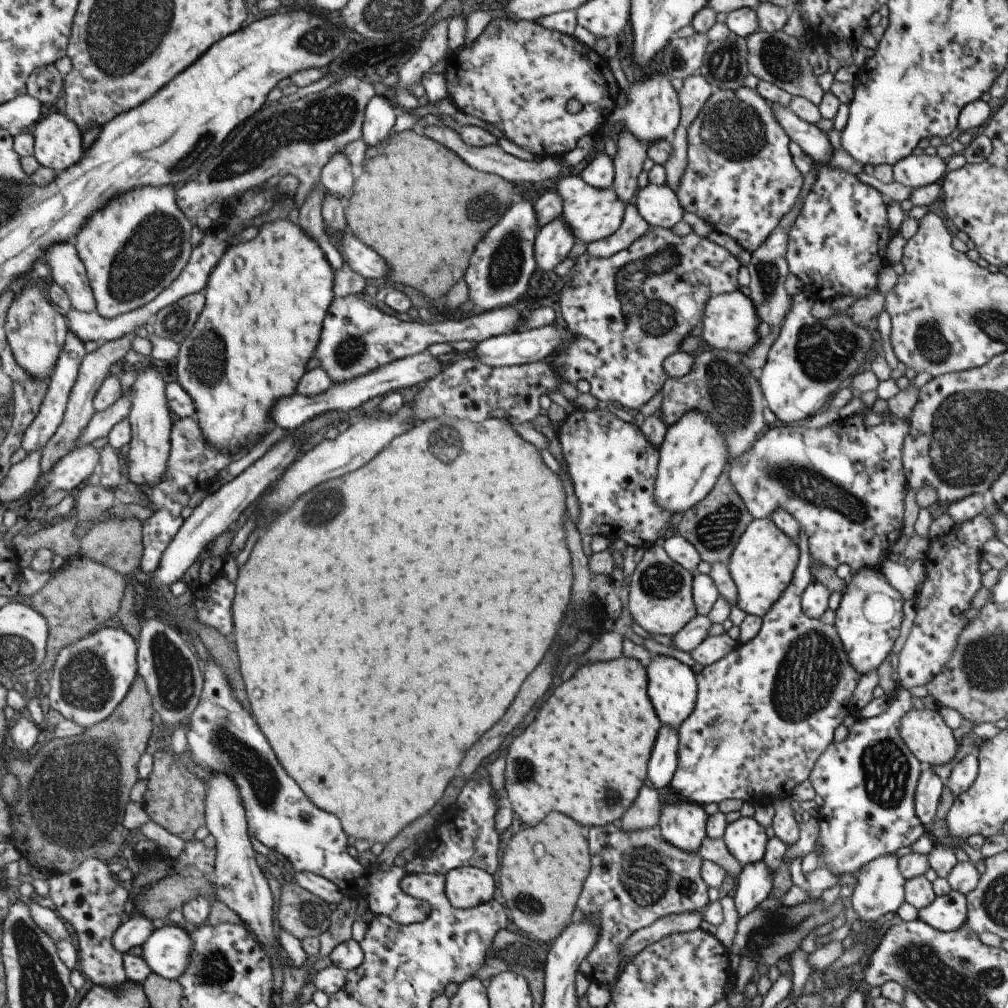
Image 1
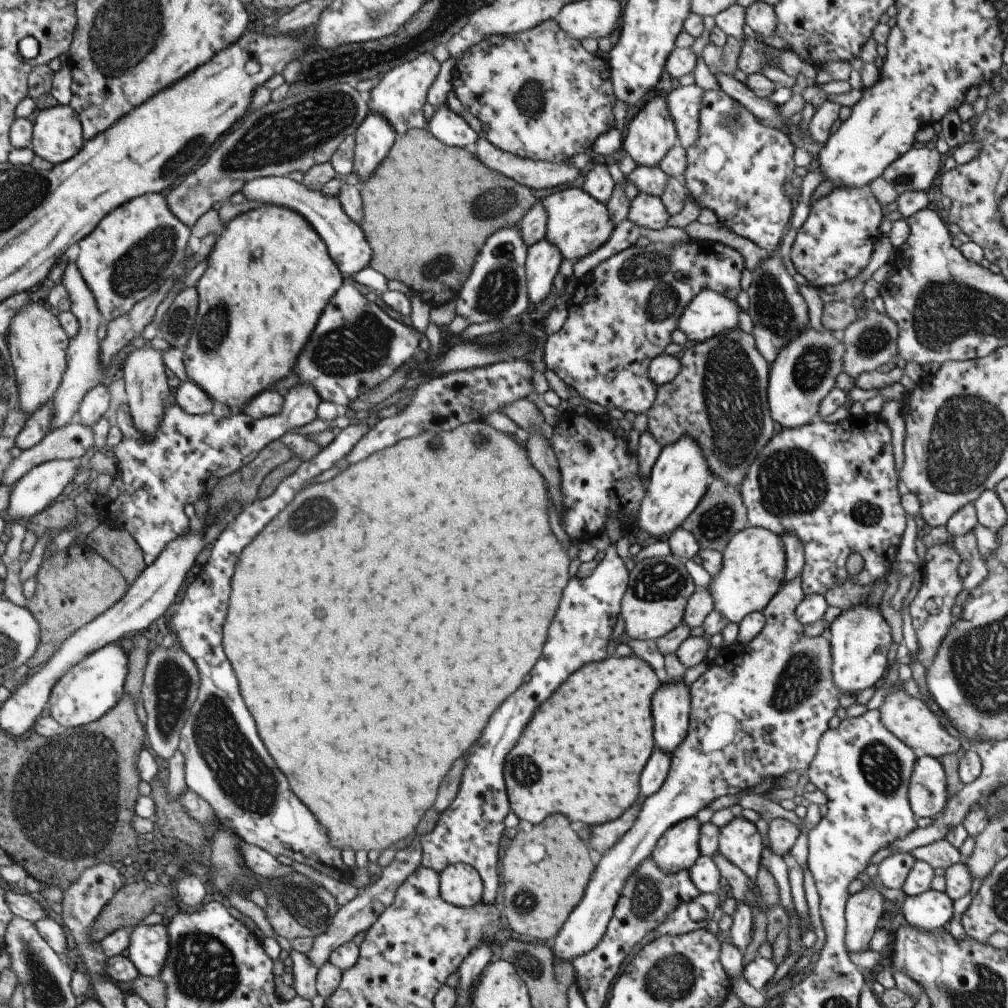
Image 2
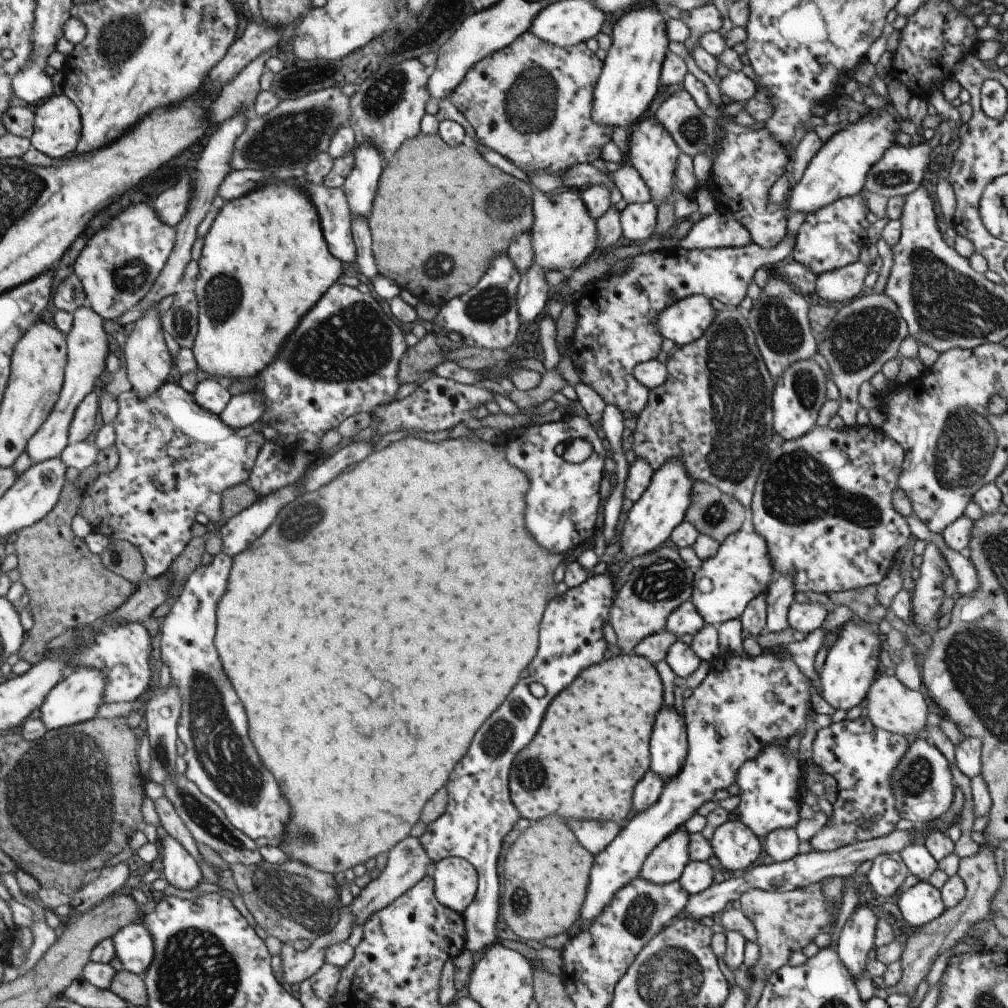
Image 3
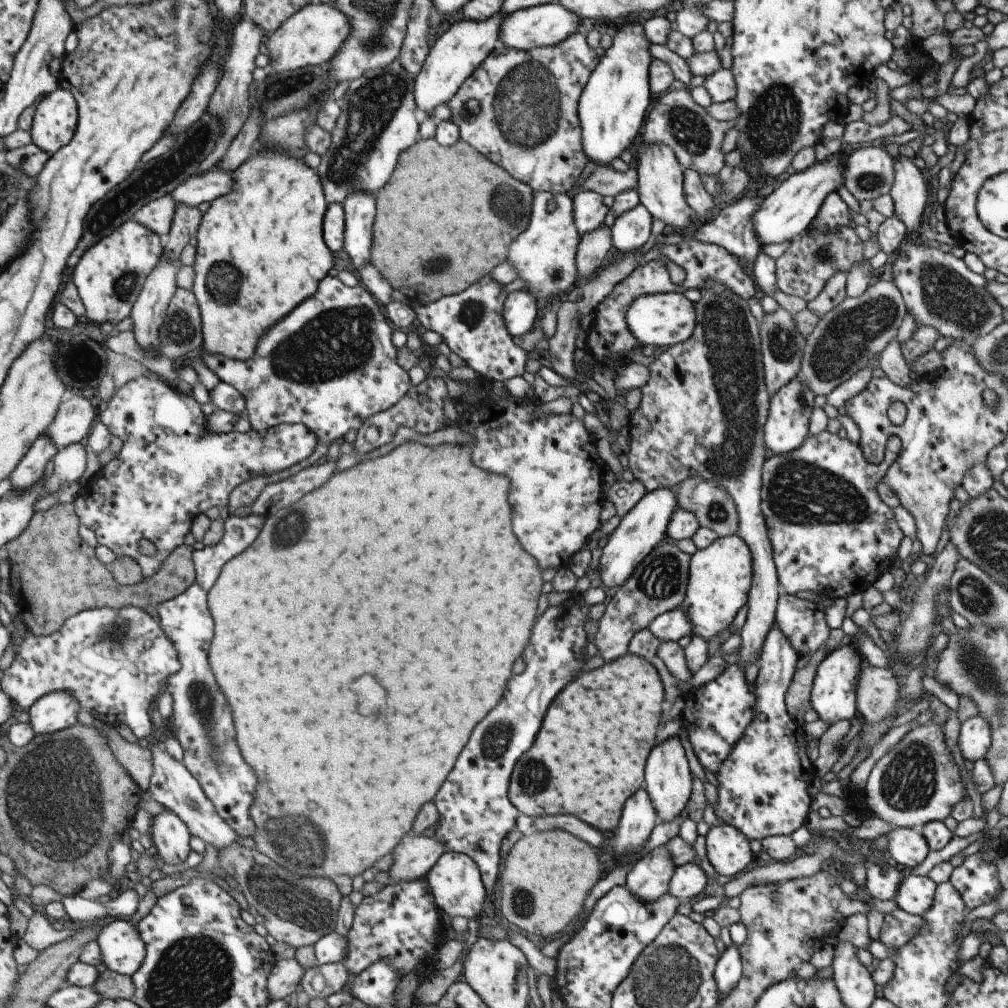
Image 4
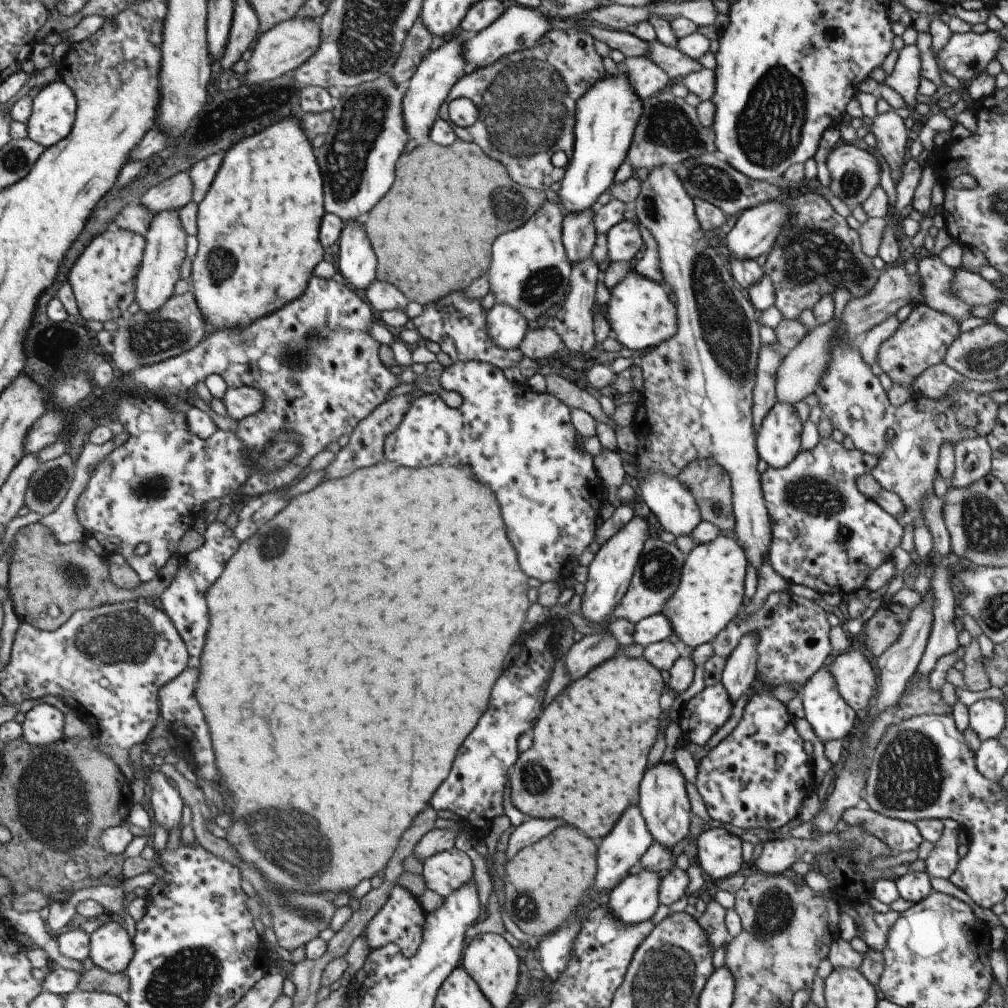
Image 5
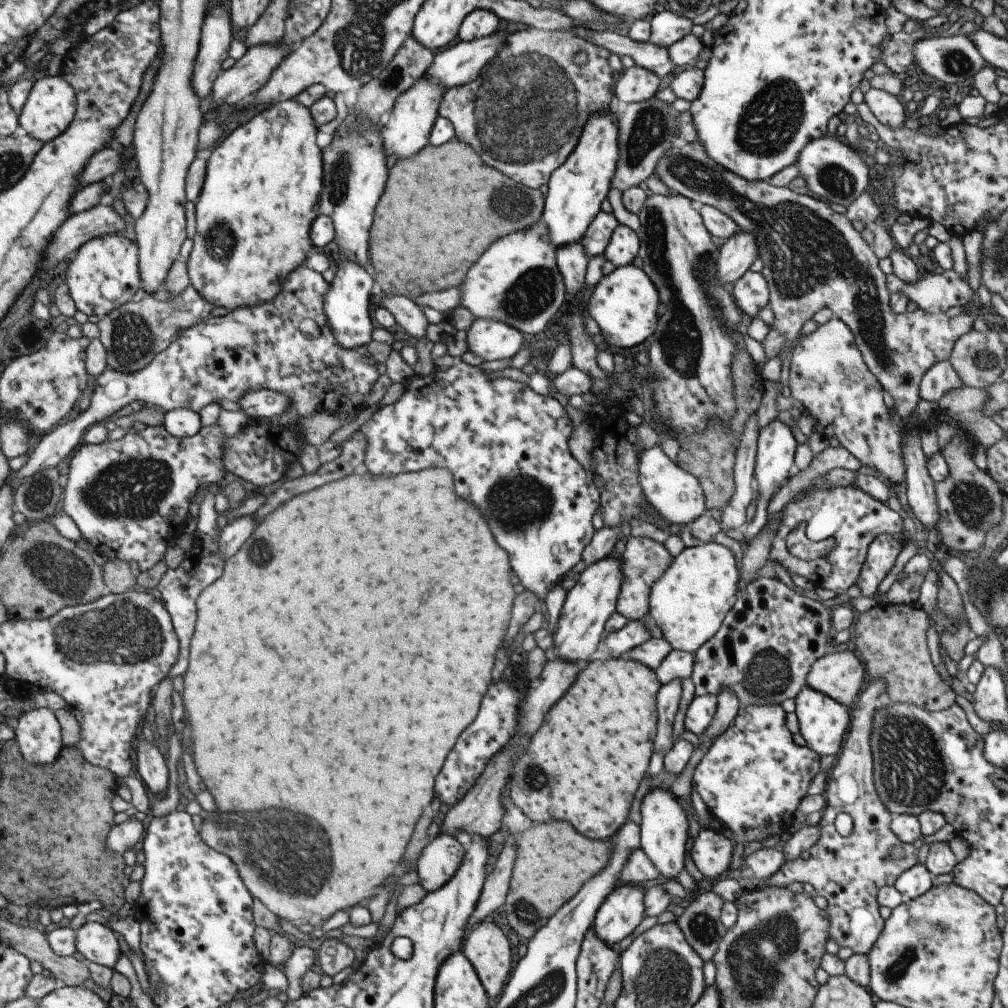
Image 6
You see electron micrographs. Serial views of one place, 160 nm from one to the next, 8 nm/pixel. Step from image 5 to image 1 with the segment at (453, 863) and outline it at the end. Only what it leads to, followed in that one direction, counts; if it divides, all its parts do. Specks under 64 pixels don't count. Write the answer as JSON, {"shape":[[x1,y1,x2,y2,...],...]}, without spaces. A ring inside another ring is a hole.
{"shape":[[461,866,444,874,444,892,451,906,470,909,490,901,495,883,487,871]]}

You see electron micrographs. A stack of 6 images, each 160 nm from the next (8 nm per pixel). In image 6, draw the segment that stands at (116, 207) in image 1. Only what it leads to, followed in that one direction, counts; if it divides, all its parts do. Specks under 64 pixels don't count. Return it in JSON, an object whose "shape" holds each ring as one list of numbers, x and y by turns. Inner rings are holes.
{"shape":[[121,234,96,236,84,242,65,269,65,284,76,310,103,318,109,311,131,300,139,285,136,244]]}

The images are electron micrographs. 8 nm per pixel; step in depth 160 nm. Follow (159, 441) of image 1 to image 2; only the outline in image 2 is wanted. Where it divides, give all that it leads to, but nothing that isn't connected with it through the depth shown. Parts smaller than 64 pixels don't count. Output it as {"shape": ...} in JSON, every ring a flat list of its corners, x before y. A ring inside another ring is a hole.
{"shape":[[146,343,141,349,130,352,123,365,124,390,127,396,127,408,134,427,145,437,151,437,159,428,160,418,164,415,165,398,169,394,168,379,165,377,165,365,160,351,149,348]]}

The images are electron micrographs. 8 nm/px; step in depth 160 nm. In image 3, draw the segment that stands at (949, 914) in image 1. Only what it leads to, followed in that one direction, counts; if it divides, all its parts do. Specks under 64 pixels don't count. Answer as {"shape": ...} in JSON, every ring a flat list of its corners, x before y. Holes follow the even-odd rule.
{"shape":[[918,881,903,892,896,901,896,905,902,919,913,929,946,912,940,897,940,890,933,888,925,881]]}

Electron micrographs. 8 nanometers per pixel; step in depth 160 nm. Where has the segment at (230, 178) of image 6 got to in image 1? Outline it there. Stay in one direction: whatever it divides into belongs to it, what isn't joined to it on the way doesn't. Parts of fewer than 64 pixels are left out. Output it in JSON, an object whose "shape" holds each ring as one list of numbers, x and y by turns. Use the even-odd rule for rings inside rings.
{"shape":[[284,219,261,225,255,238,245,242,245,244,241,242,231,244,220,256,215,268,209,273,206,287,202,292,204,296,204,307,201,309,189,334,183,339,183,342,178,344,175,364,177,382,185,390,193,403,193,418,202,432,204,442,209,447,218,453,225,453,237,458,261,440,270,431,270,428,274,426,270,420,270,414,267,414,267,412,270,412,271,406,275,404,275,400,279,400,283,396,291,396,295,392,295,386,297,386,301,374,305,372,305,364,307,364,307,360,315,352,319,330,321,330,321,320,323,320,323,316,325,316,331,300,334,299,333,286,331,286,333,279,334,272,331,270,317,243,311,240,297,225,291,224,288,220]]}

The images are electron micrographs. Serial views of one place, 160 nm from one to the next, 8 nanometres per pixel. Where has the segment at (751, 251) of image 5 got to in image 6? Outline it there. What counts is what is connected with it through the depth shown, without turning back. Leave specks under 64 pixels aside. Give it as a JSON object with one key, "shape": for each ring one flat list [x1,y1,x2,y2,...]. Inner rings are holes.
{"shape":[[738,229,728,236,718,249,716,277,728,288,751,266,757,258,757,245,754,236]]}

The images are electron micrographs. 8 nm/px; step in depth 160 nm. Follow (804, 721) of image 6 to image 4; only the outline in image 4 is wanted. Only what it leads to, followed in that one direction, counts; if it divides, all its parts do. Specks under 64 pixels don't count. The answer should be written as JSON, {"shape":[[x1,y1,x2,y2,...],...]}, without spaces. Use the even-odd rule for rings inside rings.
{"shape":[[848,641,825,654,825,658,816,666,809,695,810,707,816,712,819,719,829,725,838,720,849,720,856,711,856,684,864,662,853,642]]}

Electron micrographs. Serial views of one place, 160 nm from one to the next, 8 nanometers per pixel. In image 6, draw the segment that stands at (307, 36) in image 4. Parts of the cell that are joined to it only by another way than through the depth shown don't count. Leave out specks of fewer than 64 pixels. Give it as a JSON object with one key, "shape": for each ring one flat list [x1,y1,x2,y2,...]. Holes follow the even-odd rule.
{"shape":[[281,42,247,47,245,54,238,58,229,69,221,71,213,81,210,95,217,102,217,108,234,105,251,98,265,84,272,70,282,63,287,52,289,48,286,50]]}

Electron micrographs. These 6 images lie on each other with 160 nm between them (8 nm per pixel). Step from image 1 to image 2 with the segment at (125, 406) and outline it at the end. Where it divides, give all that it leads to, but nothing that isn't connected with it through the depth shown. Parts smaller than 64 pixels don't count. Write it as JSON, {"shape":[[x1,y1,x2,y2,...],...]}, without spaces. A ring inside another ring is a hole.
{"shape":[[74,421,66,425,51,429,36,445,23,451,20,457,17,457,4,474,4,484,14,486,23,476,27,474,34,466,50,460,76,460,82,462,82,456,93,448,92,426,85,426]]}

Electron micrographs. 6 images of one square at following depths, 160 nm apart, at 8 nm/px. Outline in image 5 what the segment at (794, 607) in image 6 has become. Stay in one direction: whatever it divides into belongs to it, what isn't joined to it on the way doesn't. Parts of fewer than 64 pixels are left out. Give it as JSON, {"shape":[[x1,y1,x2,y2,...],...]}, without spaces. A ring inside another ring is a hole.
{"shape":[[787,591,772,592,766,596,764,604,754,614,745,620,738,620,736,615,709,642,713,652,711,658,704,662,703,684,708,687,719,683,726,658,741,636,745,633,755,633,758,636,755,675,759,675,760,681,766,685,773,687,785,683,788,687,799,690,831,654,832,649,827,638,829,628,826,613,812,600]]}

